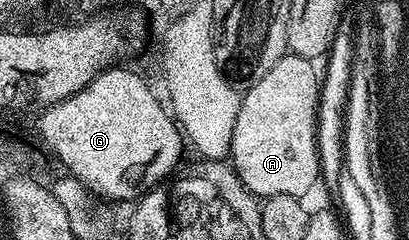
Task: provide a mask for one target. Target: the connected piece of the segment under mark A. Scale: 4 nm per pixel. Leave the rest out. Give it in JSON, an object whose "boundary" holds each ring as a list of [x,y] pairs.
{"boundary":[[[286,54],[279,58],[279,62],[275,62],[275,66],[271,66],[271,70],[267,70],[267,74],[263,74],[263,78],[259,78],[248,88],[244,89],[241,105],[239,106],[239,114],[235,118],[235,130],[231,134],[231,146],[229,147],[229,156],[233,164],[237,167],[237,176],[257,195],[257,198],[266,196],[274,196],[275,194],[291,194],[292,196],[308,197],[307,194],[316,184],[319,184],[319,173],[321,170],[320,158],[317,148],[317,117],[318,117],[318,101],[319,101],[319,68],[314,61]]]}

